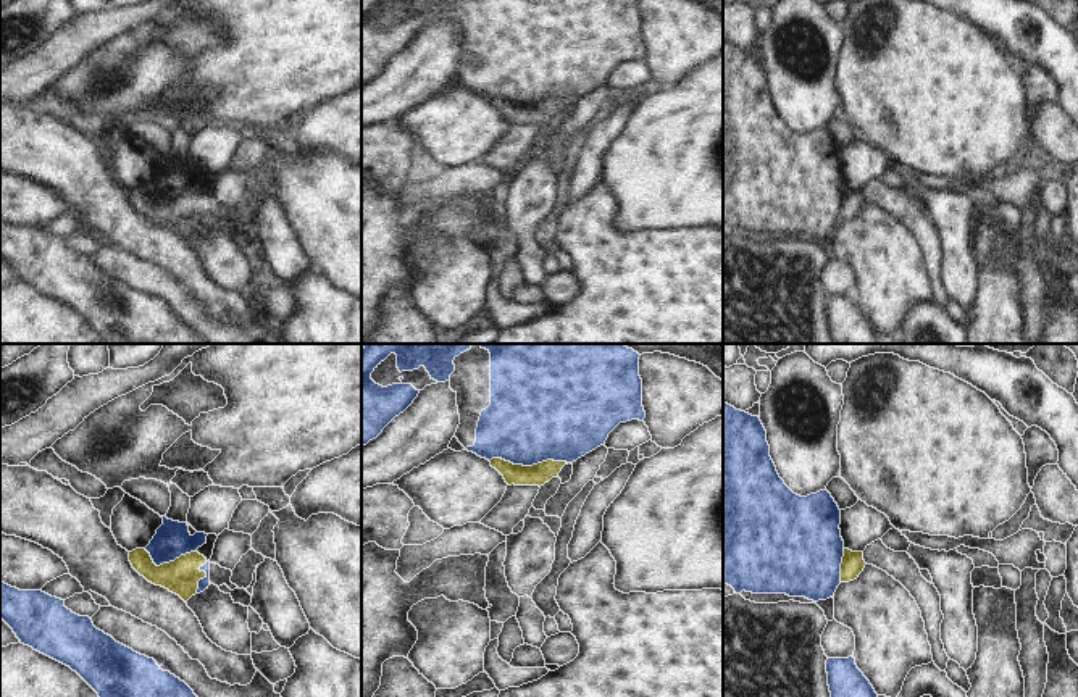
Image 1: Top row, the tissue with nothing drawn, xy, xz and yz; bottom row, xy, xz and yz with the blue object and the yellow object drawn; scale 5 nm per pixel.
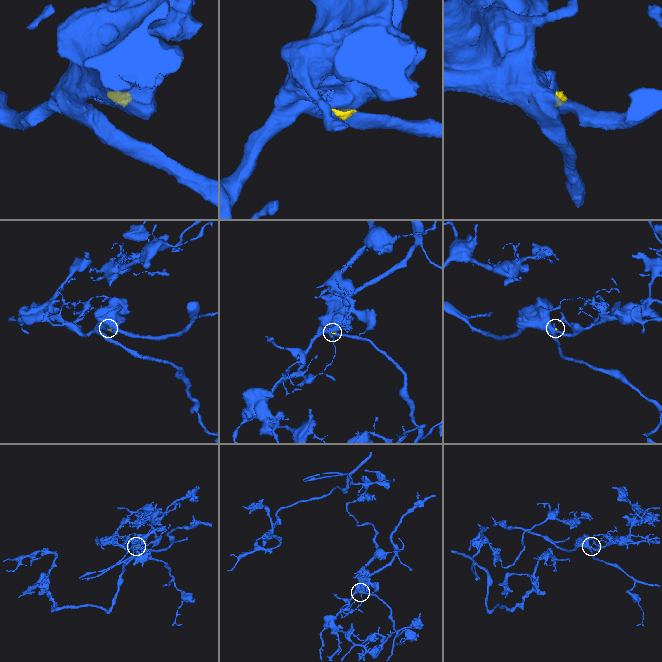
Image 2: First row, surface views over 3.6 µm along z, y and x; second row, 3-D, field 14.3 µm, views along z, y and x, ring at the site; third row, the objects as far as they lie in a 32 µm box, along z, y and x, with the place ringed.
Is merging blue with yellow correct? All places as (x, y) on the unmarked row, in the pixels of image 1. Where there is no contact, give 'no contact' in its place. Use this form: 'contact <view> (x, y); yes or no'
contact xz (528, 104); no

